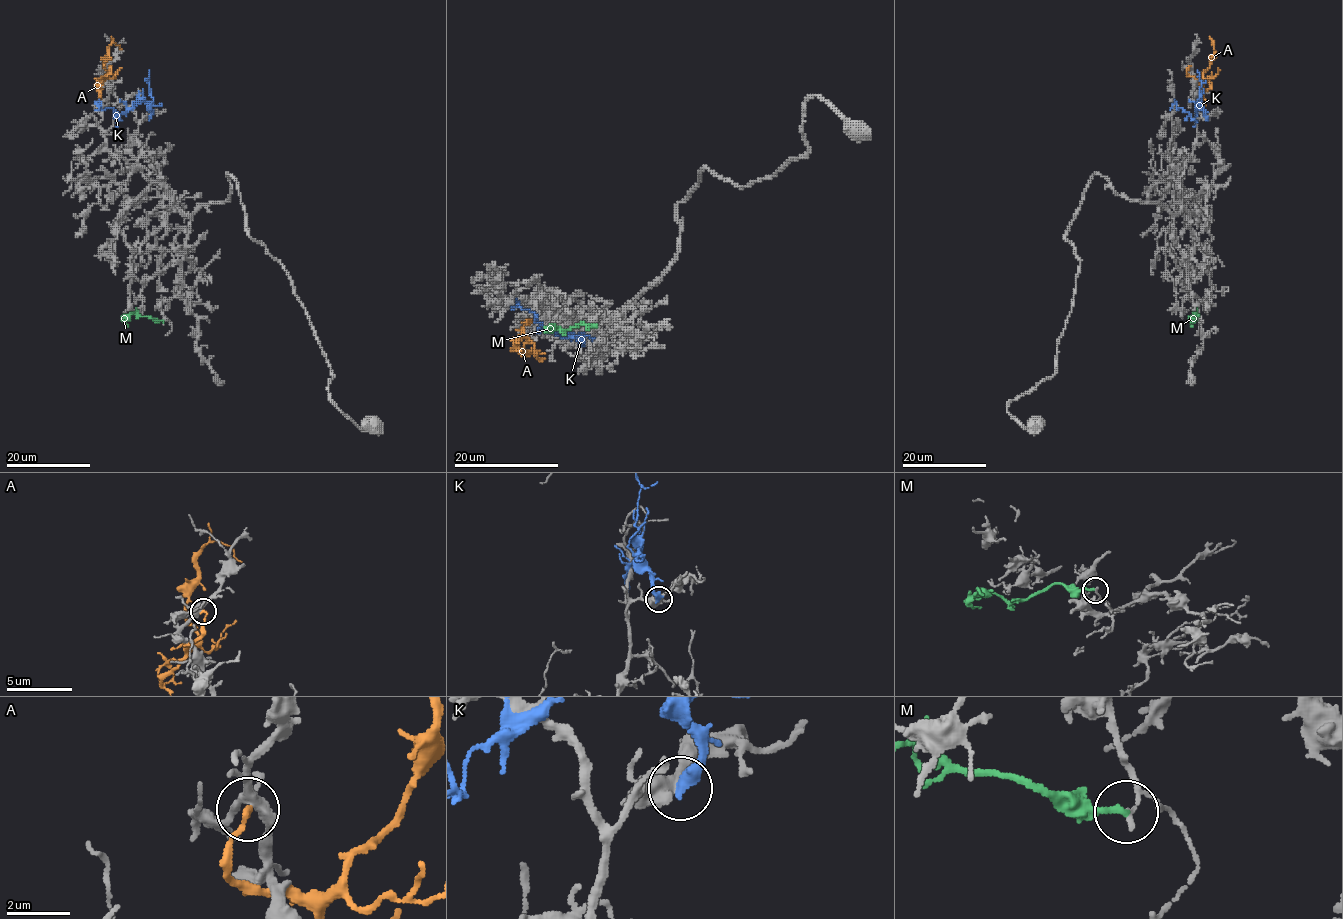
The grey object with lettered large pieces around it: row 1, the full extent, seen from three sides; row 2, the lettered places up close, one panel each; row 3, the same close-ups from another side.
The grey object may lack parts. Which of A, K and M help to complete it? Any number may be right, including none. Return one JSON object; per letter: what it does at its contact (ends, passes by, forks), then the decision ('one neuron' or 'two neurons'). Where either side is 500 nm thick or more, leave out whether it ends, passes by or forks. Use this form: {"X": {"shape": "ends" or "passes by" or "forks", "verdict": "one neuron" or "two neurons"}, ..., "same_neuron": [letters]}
{"A": {"shape": "ends", "verdict": "two neurons"}, "K": {"shape": "ends", "verdict": "two neurons"}, "M": {"shape": "ends", "verdict": "two neurons"}, "same_neuron": []}

